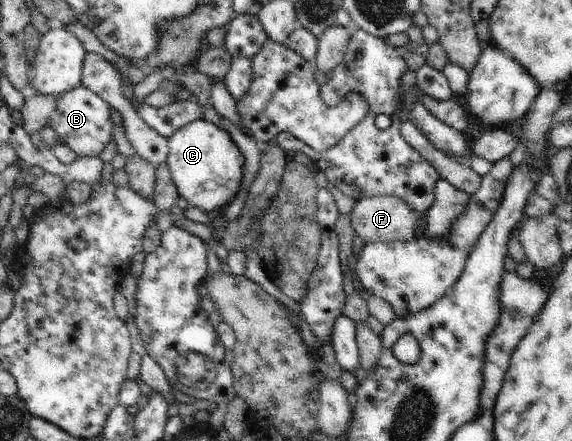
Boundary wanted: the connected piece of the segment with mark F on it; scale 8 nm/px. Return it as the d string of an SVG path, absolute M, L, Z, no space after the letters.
M374 196L357 202L352 226L365 244L377 241L410 241L415 238L420 214L403 199L394 196Z

